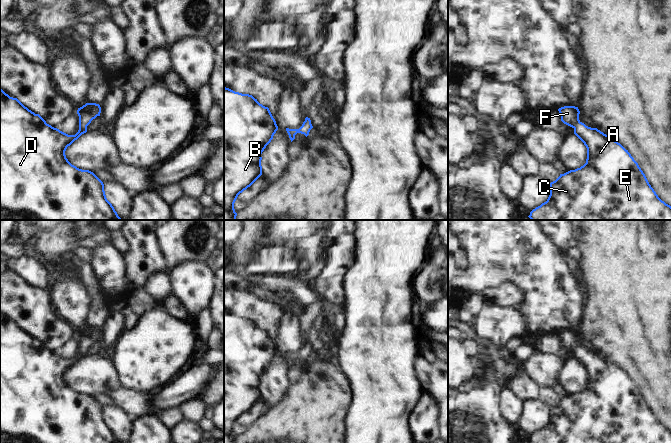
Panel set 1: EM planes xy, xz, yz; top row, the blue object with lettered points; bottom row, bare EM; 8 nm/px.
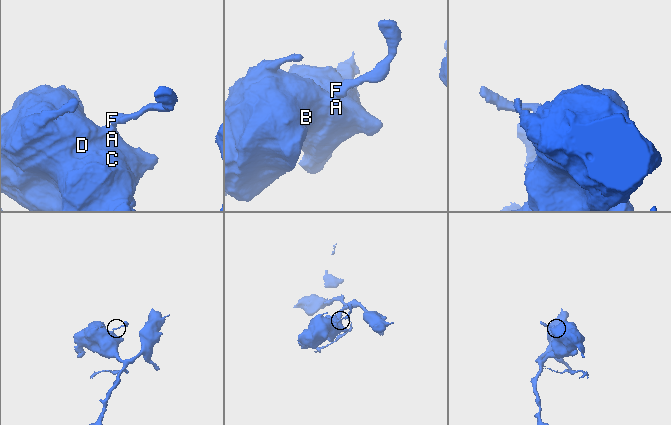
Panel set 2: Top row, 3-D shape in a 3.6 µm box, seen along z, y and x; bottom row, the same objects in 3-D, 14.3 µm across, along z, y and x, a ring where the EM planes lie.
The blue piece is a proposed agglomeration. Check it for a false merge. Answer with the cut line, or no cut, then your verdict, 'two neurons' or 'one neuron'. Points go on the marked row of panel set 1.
no cut; one neuron

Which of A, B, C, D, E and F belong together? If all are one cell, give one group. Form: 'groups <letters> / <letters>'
groups A B C D E F

